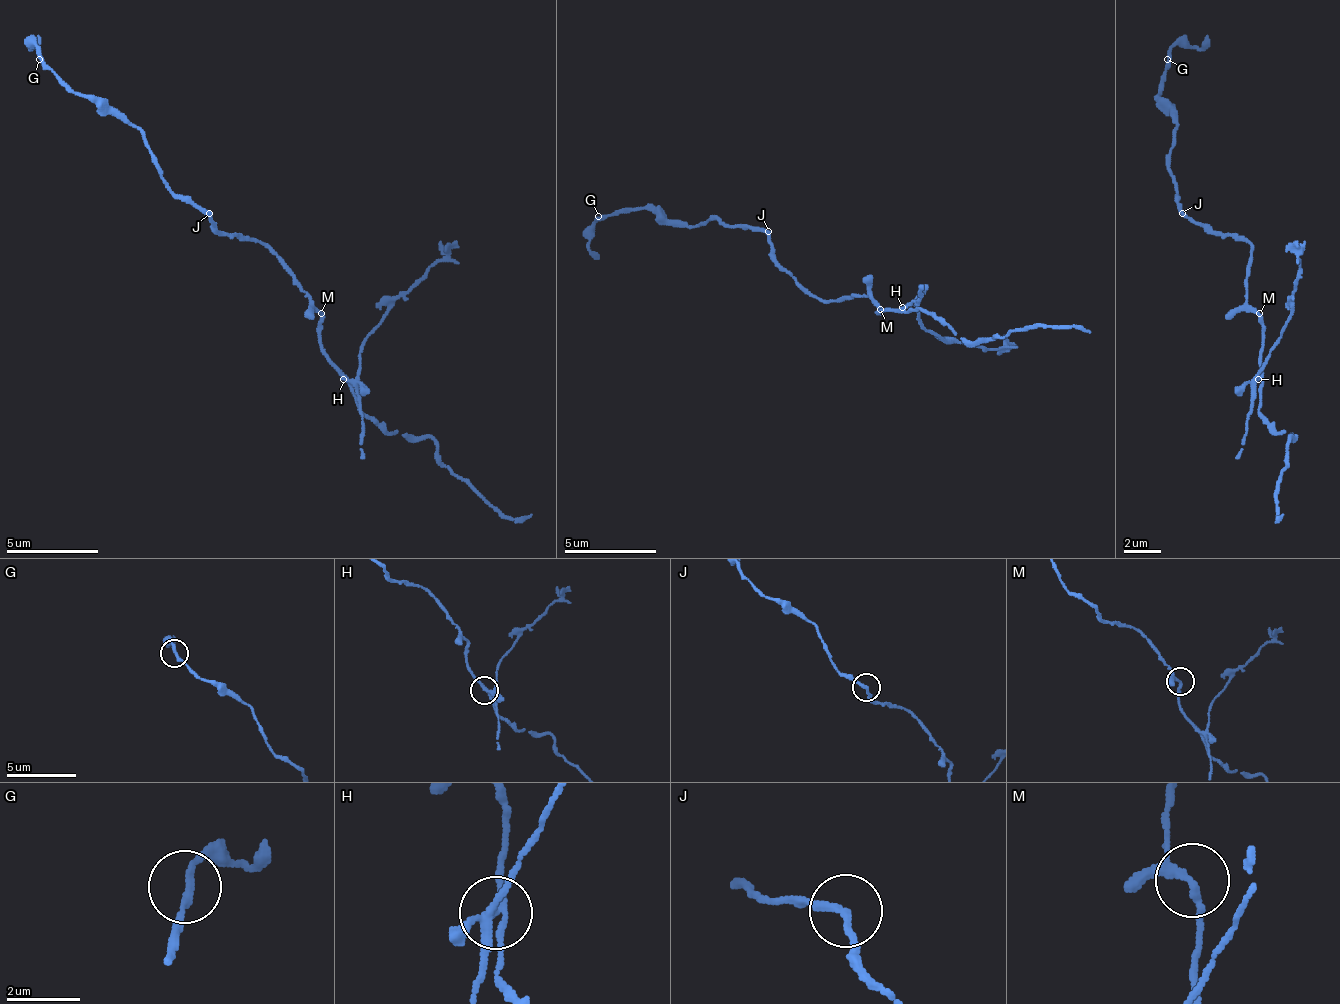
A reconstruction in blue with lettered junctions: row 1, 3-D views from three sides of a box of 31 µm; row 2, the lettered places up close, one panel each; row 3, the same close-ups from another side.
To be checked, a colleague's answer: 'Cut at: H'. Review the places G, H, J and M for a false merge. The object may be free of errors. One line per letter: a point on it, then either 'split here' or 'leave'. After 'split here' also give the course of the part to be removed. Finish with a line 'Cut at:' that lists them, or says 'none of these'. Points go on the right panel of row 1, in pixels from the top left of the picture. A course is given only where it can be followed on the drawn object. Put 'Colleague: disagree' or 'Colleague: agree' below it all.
G: at (1167, 59); leave
H: at (1258, 379); split here; foreign part runs (1259, 378), (1268, 350), (1291, 313), (1296, 239)
J: at (1182, 213); leave
M: at (1259, 313); leave
Cut at: H
Colleague: agree

